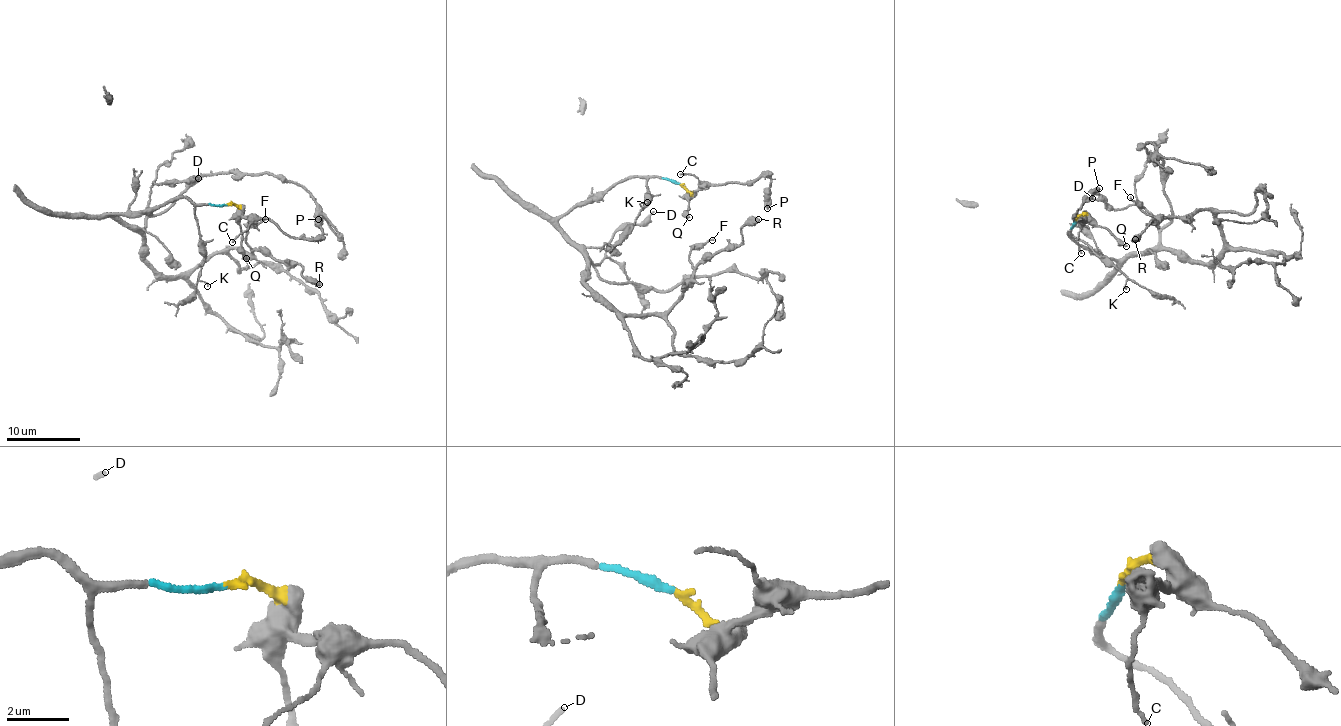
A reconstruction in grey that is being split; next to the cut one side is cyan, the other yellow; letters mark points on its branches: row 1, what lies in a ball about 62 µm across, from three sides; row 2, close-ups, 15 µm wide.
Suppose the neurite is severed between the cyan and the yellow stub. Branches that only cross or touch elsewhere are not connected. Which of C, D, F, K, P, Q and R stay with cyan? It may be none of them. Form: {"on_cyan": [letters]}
{"on_cyan": ["D", "F", "K", "R"]}

